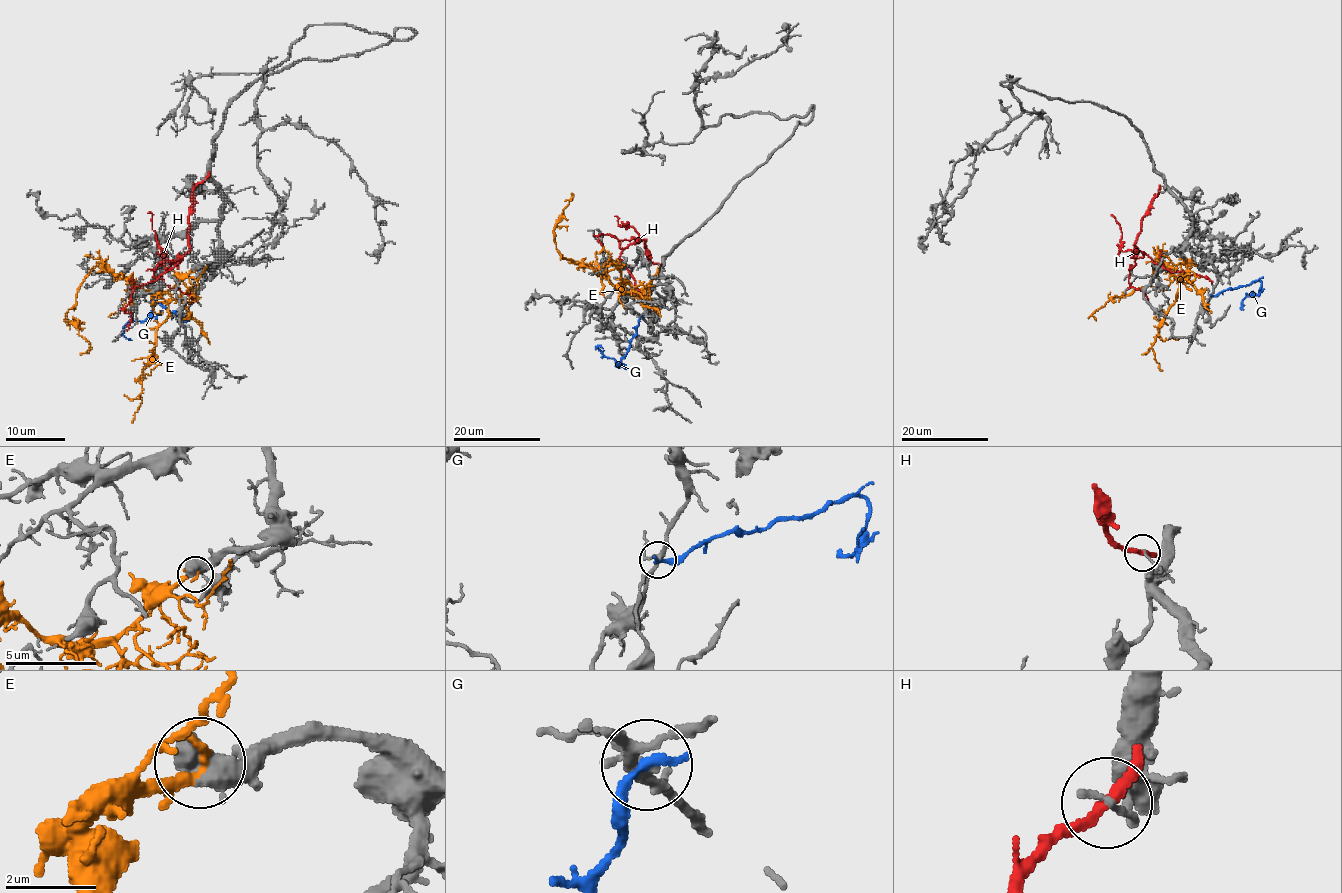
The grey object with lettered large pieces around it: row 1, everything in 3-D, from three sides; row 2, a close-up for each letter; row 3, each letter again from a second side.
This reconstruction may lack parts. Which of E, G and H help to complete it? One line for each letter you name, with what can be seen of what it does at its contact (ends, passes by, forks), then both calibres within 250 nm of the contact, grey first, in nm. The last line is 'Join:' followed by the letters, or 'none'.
E: it ends there; 700 nm thick on the grey side, 240 nm on the other
Join: E

